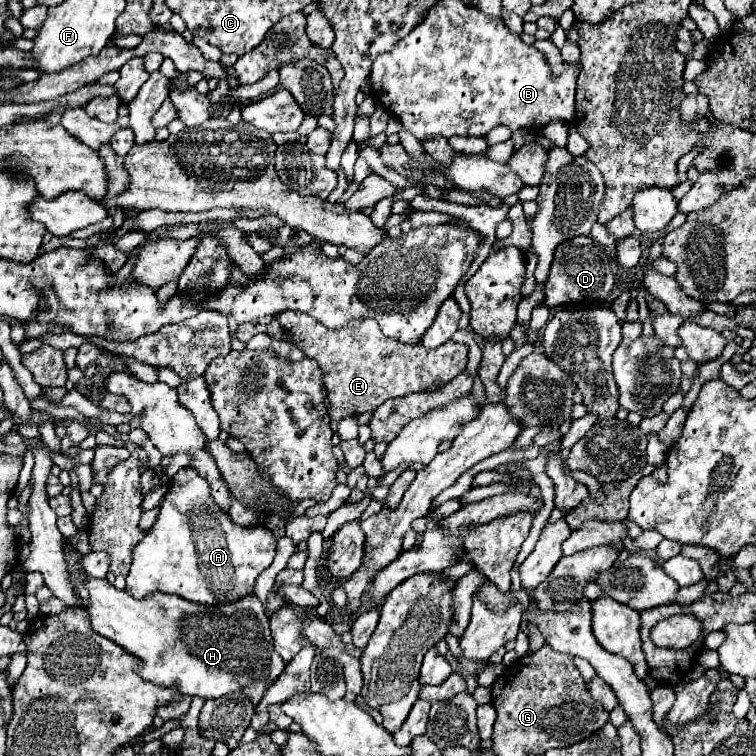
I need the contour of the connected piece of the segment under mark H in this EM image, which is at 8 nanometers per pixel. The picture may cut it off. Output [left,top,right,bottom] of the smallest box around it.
[63,541,285,705]

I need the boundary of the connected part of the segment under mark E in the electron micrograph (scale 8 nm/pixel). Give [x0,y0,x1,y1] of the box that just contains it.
[235,311,467,429]

